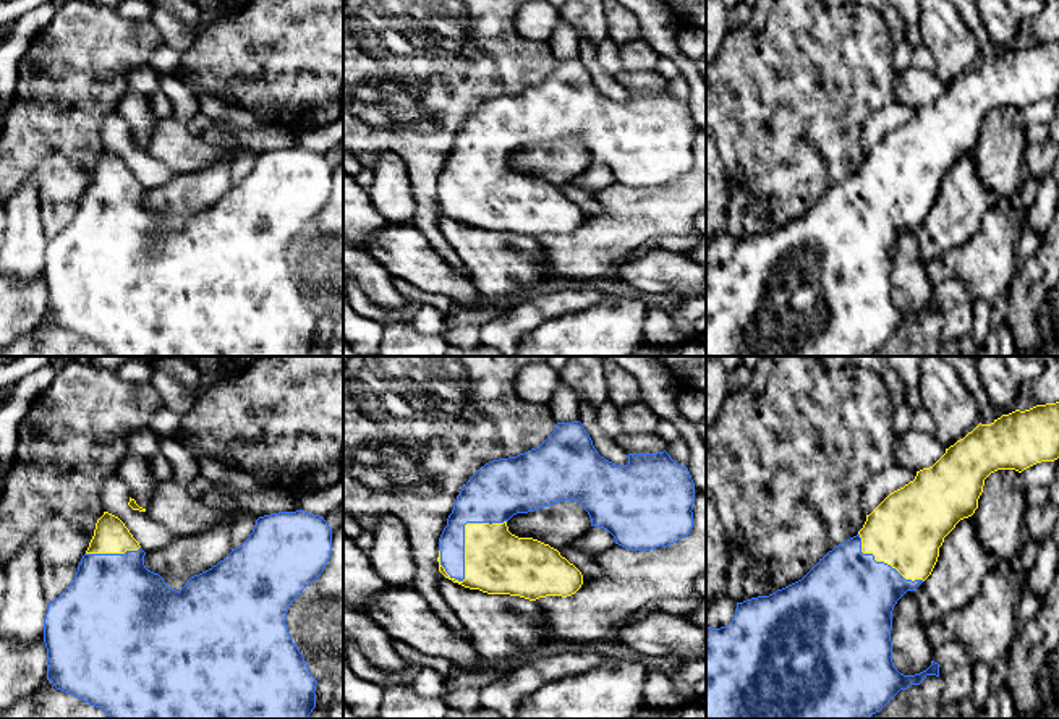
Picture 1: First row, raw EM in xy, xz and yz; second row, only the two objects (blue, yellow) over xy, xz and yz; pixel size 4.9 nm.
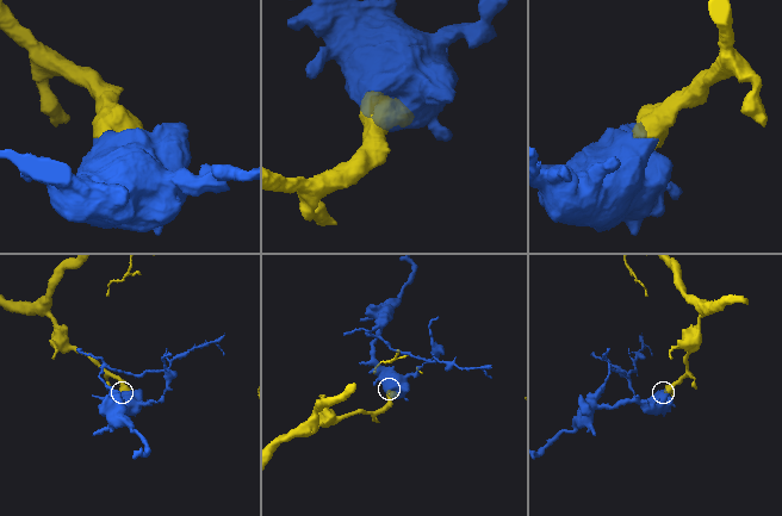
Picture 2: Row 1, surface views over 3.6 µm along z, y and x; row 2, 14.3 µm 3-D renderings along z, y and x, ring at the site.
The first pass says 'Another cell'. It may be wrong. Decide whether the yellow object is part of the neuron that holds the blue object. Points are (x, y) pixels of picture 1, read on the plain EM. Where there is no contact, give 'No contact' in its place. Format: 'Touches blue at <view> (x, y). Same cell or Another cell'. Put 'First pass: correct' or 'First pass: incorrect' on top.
First pass: correct
Touches blue at xz (463, 175). Another cell

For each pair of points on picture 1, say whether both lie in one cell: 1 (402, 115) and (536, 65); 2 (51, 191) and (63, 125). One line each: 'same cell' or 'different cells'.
1: same cell
2: same cell

